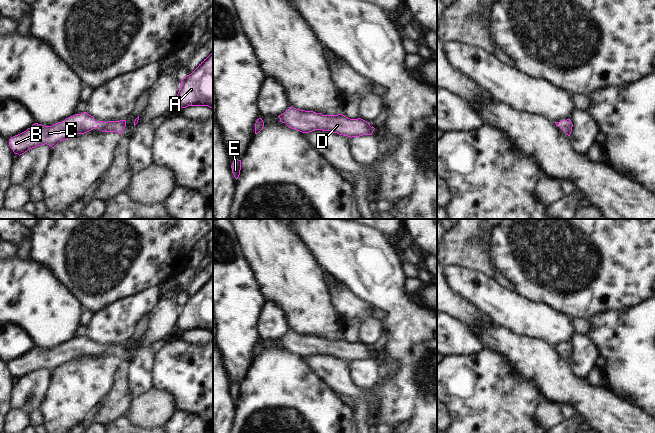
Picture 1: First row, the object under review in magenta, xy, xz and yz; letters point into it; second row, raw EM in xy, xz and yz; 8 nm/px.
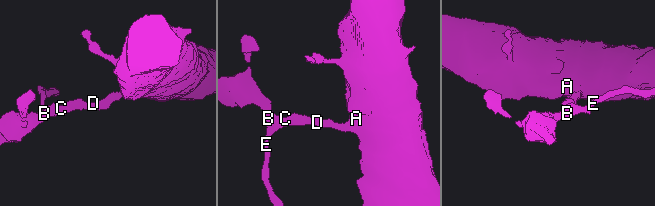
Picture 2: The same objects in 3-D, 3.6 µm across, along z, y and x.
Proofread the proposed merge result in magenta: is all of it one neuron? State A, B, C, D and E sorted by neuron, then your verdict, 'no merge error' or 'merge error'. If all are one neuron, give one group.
A B C D E; no merge error

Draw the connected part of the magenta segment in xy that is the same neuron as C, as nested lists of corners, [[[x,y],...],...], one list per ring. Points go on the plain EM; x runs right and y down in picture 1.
[[[87,336],[75,338],[52,350],[35,347],[26,355],[9,363],[9,370],[19,380],[28,374],[47,368],[54,372],[60,365],[77,358],[84,358],[94,352],[102,356],[117,356],[122,358],[126,351],[126,344],[98,345]]]

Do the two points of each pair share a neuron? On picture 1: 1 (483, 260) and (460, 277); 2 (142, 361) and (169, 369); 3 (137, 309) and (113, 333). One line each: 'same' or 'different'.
1: different
2: different
3: same

